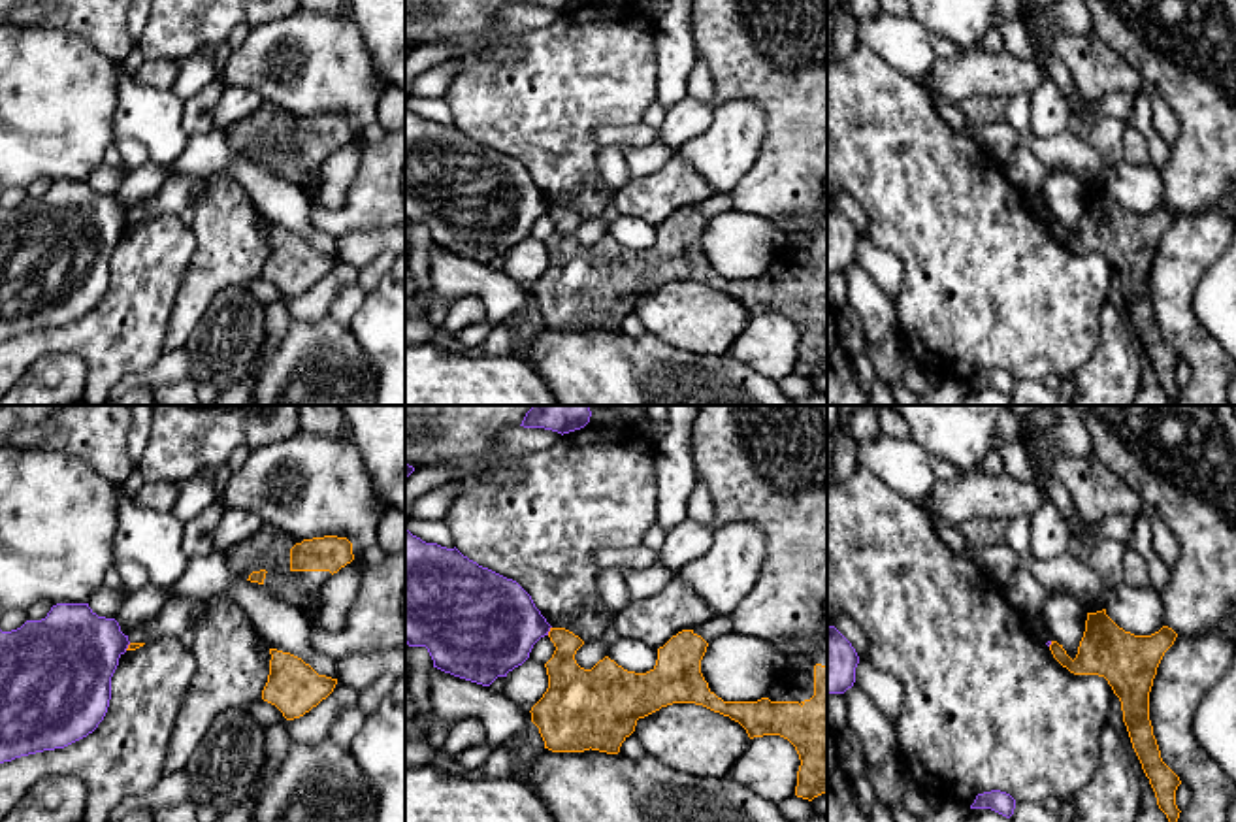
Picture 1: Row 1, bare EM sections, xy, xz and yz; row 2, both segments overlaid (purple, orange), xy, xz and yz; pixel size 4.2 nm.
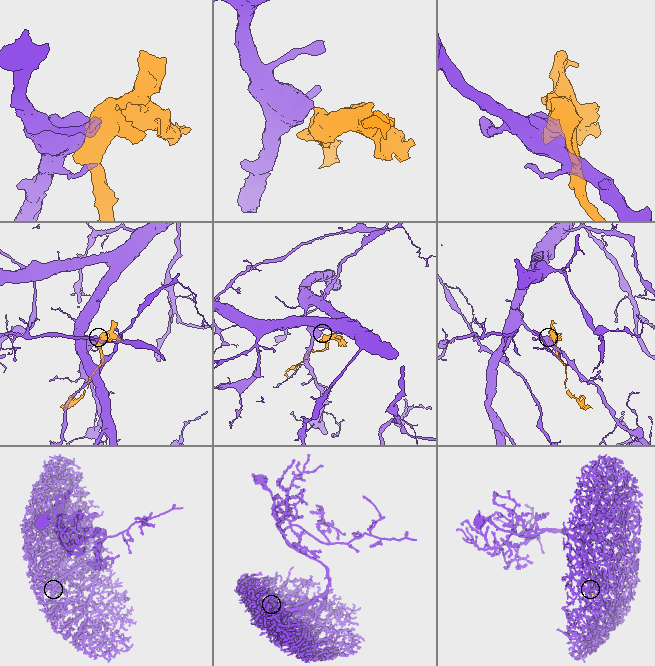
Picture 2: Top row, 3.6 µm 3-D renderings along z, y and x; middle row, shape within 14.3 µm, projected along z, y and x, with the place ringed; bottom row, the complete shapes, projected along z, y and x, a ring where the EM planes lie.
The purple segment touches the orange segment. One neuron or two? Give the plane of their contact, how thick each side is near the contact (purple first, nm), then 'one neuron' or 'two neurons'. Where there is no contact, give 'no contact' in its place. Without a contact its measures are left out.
contact in xz; calibres 400 and 190 nm; two neurons

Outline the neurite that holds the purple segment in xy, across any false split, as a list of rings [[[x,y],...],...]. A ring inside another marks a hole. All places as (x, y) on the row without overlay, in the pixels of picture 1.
[[[57,181],[41,198],[0,207],[0,341],[92,311],[107,290],[111,255],[128,222],[119,200],[98,194],[89,181]]]

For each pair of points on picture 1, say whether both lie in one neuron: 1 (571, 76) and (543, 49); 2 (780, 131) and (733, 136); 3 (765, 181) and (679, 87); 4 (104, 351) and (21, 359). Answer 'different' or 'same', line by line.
1: same
2: different
3: different
4: same

